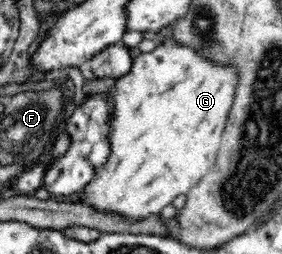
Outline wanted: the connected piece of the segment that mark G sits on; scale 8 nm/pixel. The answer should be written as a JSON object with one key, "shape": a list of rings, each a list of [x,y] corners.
{"shape":[[[169,31],[162,32],[154,48],[141,52],[133,60],[130,73],[117,79],[115,86],[108,91],[112,94],[110,102],[116,106],[110,133],[112,153],[88,187],[84,187],[85,199],[81,202],[130,218],[159,216],[178,195],[186,195],[206,173],[216,171],[223,129],[240,79],[238,67],[236,63],[203,57],[192,46],[178,42]]]}

